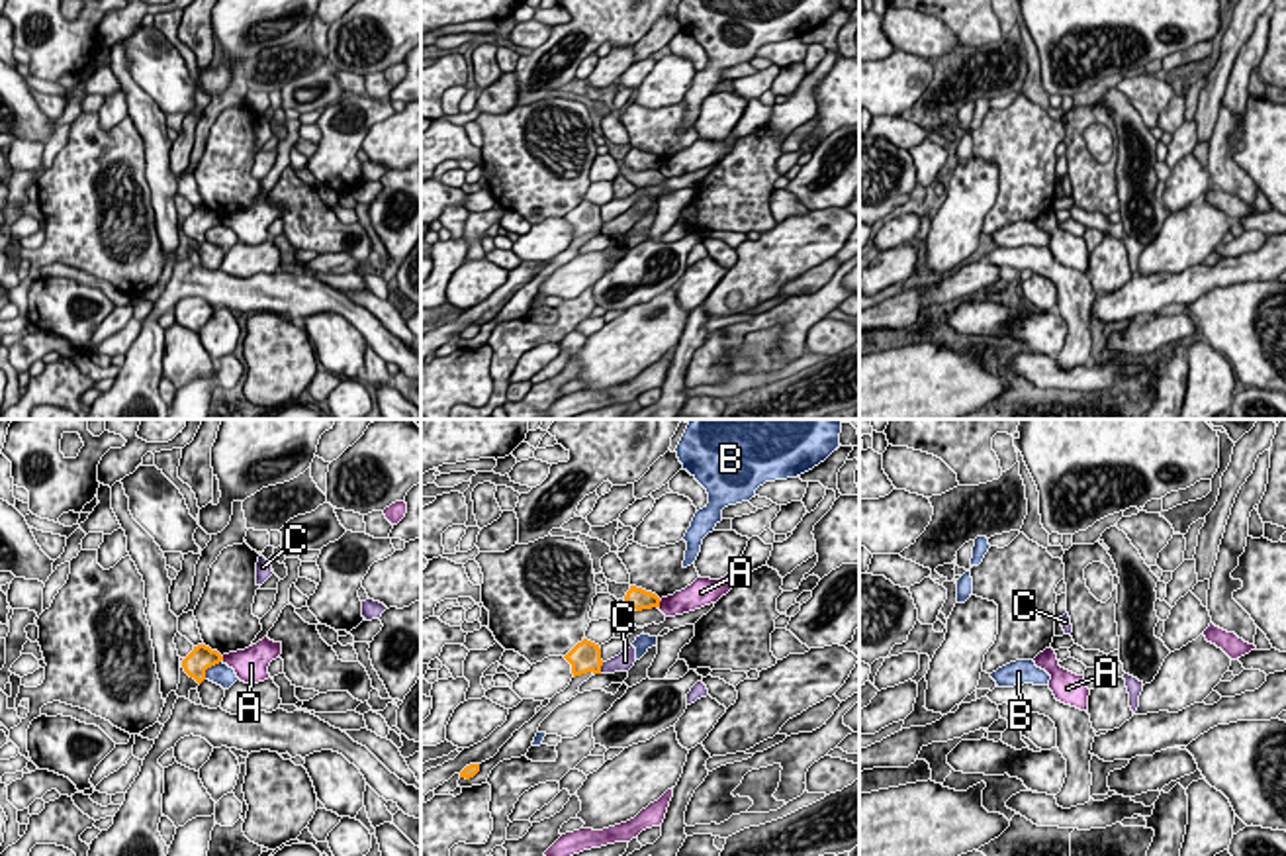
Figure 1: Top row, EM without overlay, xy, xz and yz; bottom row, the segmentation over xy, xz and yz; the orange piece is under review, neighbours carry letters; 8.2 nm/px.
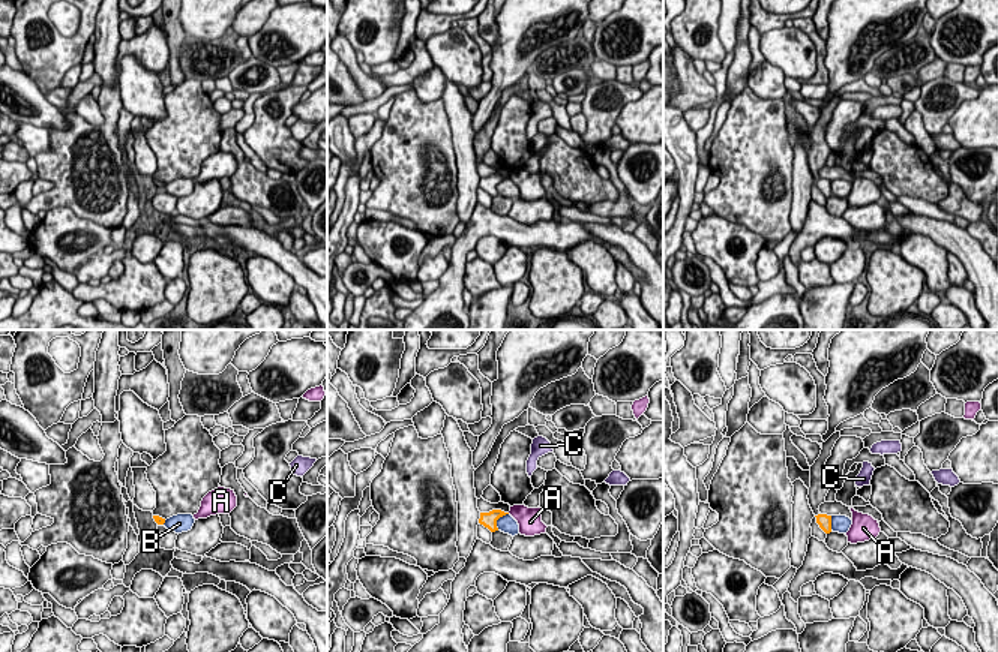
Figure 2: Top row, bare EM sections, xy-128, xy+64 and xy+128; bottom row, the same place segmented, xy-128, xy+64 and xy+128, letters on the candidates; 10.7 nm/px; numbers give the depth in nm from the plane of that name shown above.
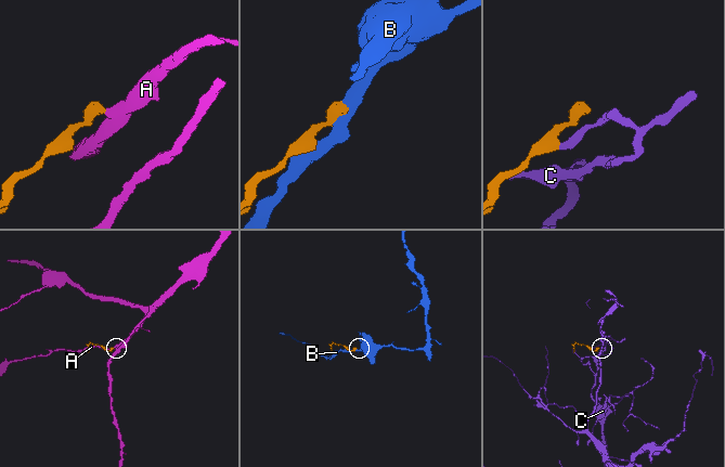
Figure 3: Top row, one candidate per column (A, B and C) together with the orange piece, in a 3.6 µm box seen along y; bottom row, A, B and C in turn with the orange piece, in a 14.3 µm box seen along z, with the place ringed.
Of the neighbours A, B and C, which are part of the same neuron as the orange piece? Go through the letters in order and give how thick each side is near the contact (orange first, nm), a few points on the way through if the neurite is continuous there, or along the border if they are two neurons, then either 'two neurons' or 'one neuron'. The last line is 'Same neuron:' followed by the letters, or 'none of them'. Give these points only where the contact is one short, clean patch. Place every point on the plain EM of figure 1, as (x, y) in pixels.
A: 190/190 nm | along xz (662, 161), (658, 169) | two neurons
B: 200/180 nm | along xy (220, 222), (206, 232), (204, 239) | two neurons
C: 260/160 nm | along xz (603, 224), (599, 234) | two neurons
Same neuron: none of them

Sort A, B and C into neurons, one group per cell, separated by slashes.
A / B / C

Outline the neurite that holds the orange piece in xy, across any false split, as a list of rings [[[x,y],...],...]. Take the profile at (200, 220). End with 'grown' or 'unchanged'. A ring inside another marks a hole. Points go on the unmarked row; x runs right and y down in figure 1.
[[[206,206],[194,208],[194,212],[182,221],[184,233],[198,245],[206,241],[206,231],[219,225],[223,217]]] | unchanged

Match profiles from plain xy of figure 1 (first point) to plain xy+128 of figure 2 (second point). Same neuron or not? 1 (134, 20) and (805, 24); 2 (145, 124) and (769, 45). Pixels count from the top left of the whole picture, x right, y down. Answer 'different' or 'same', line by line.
1: different
2: different

